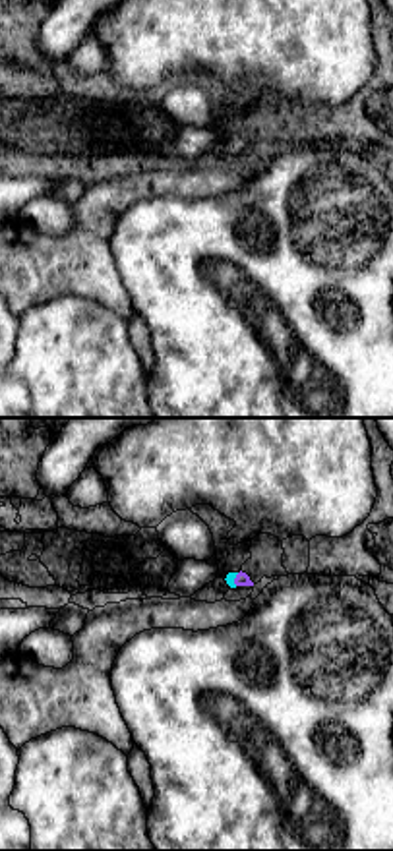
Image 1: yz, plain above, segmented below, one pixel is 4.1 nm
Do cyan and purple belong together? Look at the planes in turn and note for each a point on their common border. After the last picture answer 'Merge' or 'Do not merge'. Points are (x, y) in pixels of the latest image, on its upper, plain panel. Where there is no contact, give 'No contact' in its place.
Touches cyan at (235, 144)

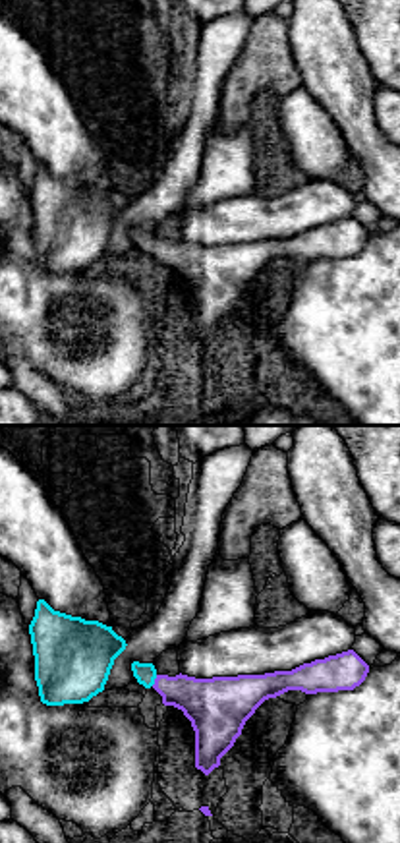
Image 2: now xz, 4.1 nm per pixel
Touches cyan at (153, 248)

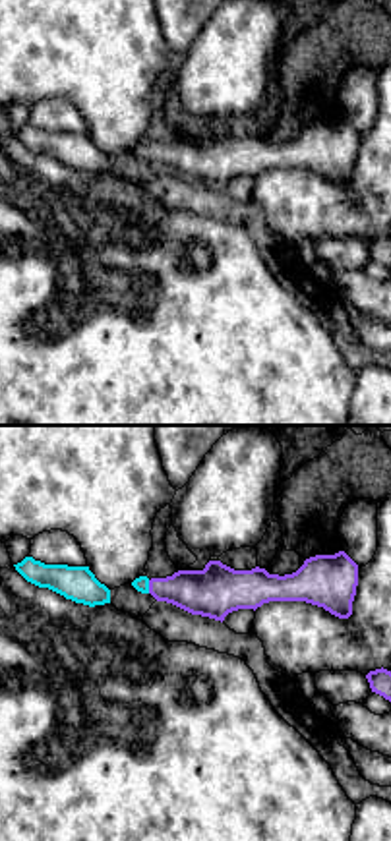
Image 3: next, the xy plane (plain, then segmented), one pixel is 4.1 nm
Touches cyan at (148, 153)

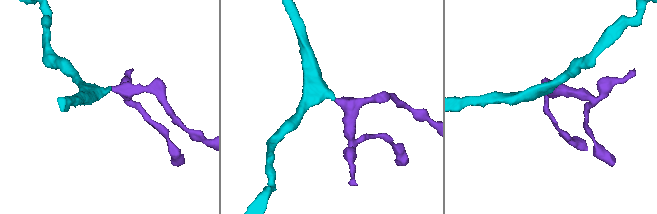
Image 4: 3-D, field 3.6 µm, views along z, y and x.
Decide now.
Merge

